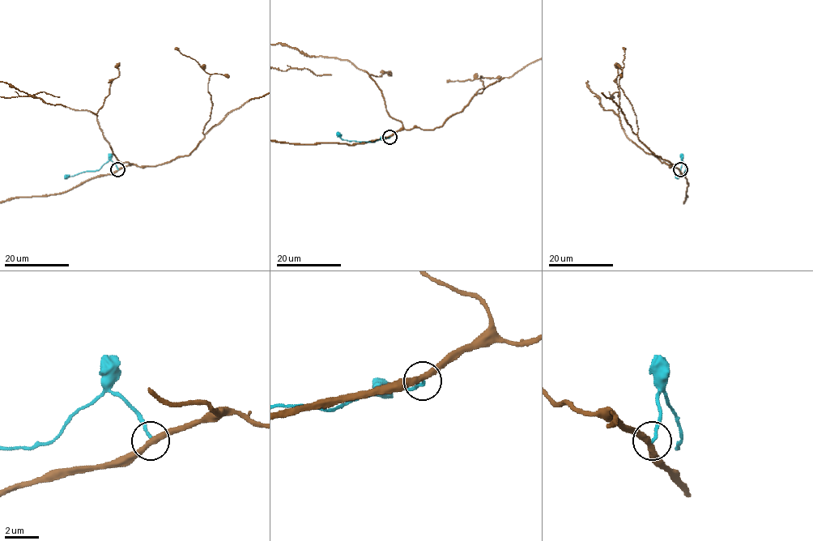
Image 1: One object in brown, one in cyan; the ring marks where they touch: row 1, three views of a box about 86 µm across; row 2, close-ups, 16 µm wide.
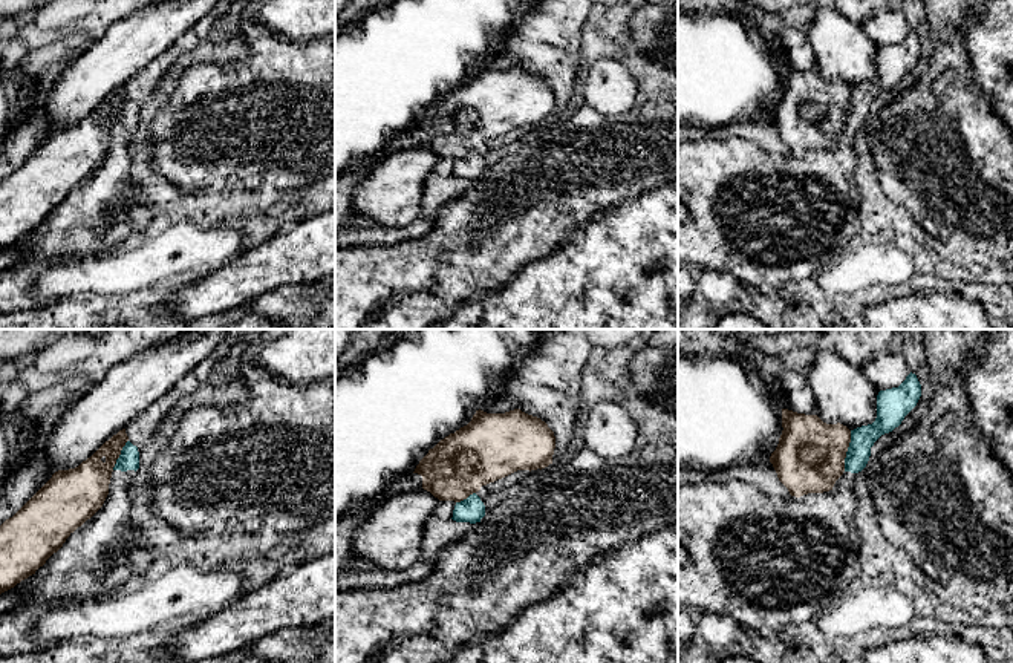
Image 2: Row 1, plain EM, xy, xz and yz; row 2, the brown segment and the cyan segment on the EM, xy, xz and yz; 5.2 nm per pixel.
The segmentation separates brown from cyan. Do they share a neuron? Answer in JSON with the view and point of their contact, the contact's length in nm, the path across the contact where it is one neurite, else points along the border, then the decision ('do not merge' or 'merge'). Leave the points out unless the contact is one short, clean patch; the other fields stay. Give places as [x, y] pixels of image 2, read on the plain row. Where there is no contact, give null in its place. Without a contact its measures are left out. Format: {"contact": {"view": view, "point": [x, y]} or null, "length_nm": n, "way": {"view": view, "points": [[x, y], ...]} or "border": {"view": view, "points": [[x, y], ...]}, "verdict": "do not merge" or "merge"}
{"contact": {"view": "yz", "point": [846, 107]}, "length_nm": 220, "border": {"view": "yz", "points": [[851, 88], [843, 127]]}, "verdict": "do not merge"}

